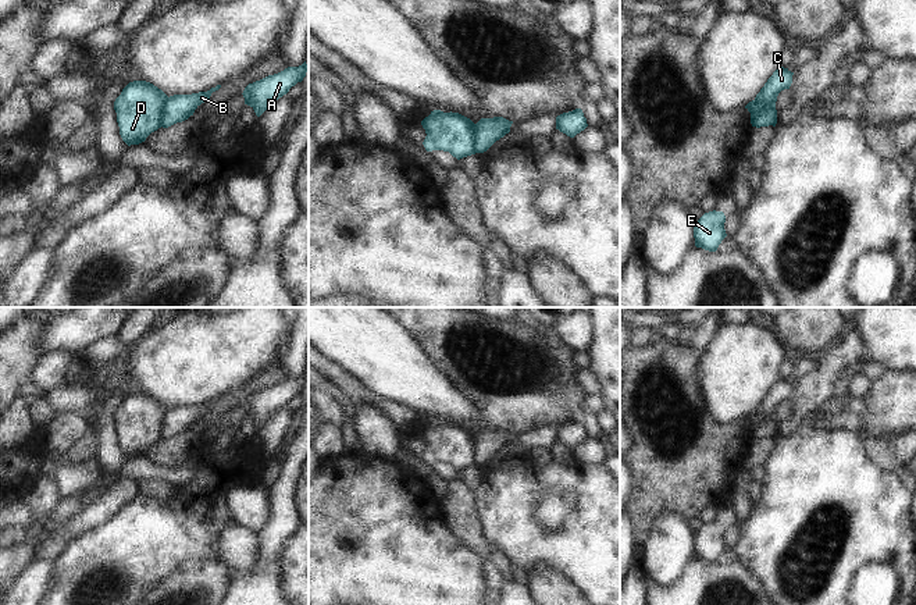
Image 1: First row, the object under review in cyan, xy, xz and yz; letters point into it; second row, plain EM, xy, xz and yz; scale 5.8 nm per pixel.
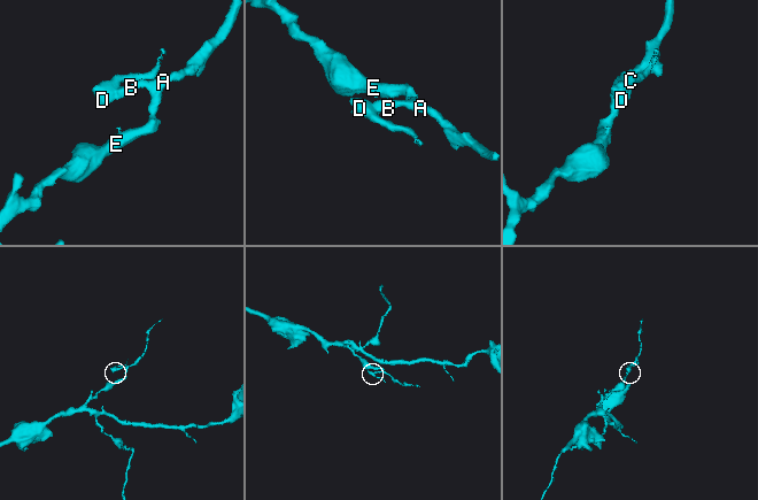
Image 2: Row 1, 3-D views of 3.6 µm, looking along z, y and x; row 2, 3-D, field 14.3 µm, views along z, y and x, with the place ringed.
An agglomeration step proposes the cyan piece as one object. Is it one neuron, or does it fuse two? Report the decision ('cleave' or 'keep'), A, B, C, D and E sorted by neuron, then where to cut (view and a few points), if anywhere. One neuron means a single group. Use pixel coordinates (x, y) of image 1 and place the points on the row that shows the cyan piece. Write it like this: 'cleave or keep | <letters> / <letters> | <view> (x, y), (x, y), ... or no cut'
cleave | A B E / C D | xy (167, 96), (163, 105), (160, 125)

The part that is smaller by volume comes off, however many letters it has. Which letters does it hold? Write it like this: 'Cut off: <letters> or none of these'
Cut off: C, D

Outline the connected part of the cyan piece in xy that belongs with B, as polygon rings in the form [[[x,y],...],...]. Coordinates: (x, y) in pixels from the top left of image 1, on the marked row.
[[[221,85],[211,88],[207,92],[192,95],[174,95],[164,102],[164,114],[161,117],[161,127],[168,128],[177,122],[182,122],[193,115],[195,110],[210,99],[211,93],[218,90]]]

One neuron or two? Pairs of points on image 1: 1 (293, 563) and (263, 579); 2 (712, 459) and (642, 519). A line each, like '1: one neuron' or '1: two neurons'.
1: two neurons
2: one neuron

